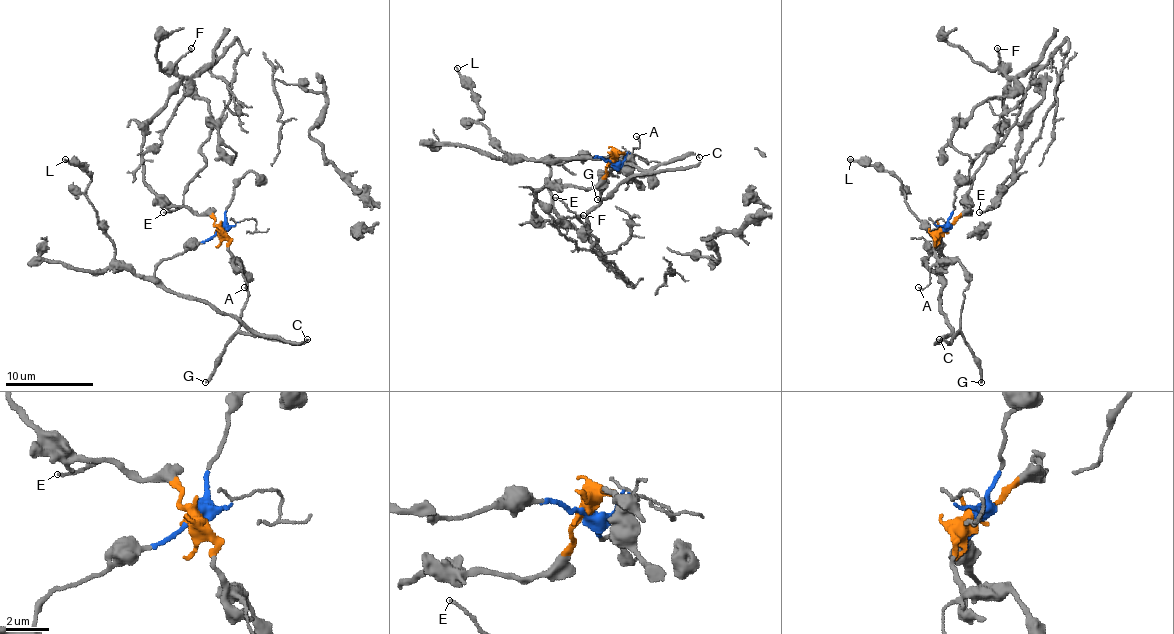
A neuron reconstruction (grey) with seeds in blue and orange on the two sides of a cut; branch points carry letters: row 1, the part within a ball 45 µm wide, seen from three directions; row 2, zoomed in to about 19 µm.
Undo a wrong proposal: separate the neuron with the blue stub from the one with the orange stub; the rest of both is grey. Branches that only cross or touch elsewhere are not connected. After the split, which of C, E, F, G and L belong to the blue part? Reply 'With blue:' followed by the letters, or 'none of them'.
With blue: C, G, L

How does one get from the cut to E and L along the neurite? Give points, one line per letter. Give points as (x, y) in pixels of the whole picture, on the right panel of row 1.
E: (944, 229), (967, 214), (986, 149), (1015, 121), (1031, 72), (1068, 41), (1055, 103), (995, 205), (980, 211)
L: (944, 229), (940, 242), (944, 258), (942, 276), (936, 240), (896, 178), (849, 158)

